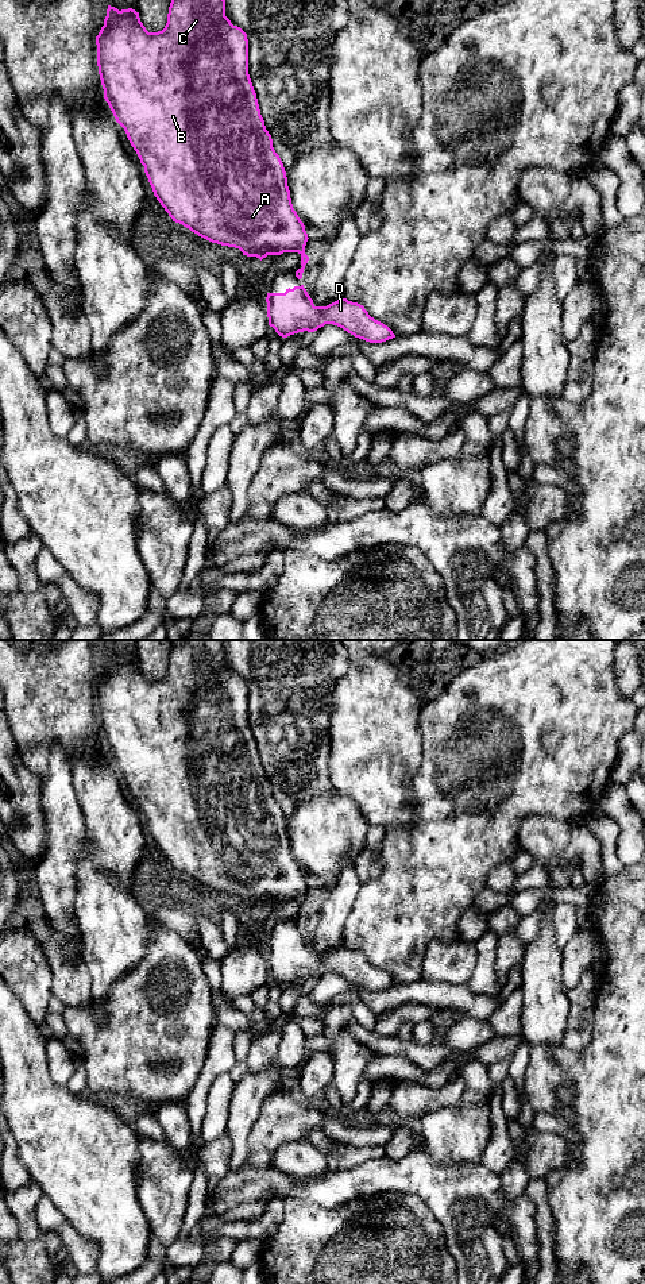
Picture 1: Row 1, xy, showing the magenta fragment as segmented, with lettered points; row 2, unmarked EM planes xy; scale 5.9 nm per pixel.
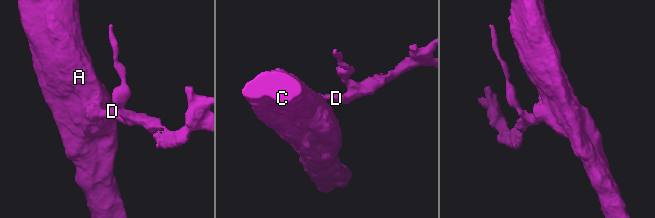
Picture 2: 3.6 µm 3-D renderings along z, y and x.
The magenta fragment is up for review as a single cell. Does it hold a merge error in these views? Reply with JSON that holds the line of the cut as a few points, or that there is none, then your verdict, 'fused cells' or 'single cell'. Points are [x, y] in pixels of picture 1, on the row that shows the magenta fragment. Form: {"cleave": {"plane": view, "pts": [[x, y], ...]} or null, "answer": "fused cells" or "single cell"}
{"cleave": null, "answer": "single cell"}

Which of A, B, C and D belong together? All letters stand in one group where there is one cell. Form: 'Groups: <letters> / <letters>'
Groups: A B C D

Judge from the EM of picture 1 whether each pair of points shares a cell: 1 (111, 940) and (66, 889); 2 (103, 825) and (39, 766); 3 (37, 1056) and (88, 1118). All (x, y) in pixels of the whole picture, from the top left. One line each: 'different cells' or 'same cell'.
1: different cells
2: different cells
3: same cell

